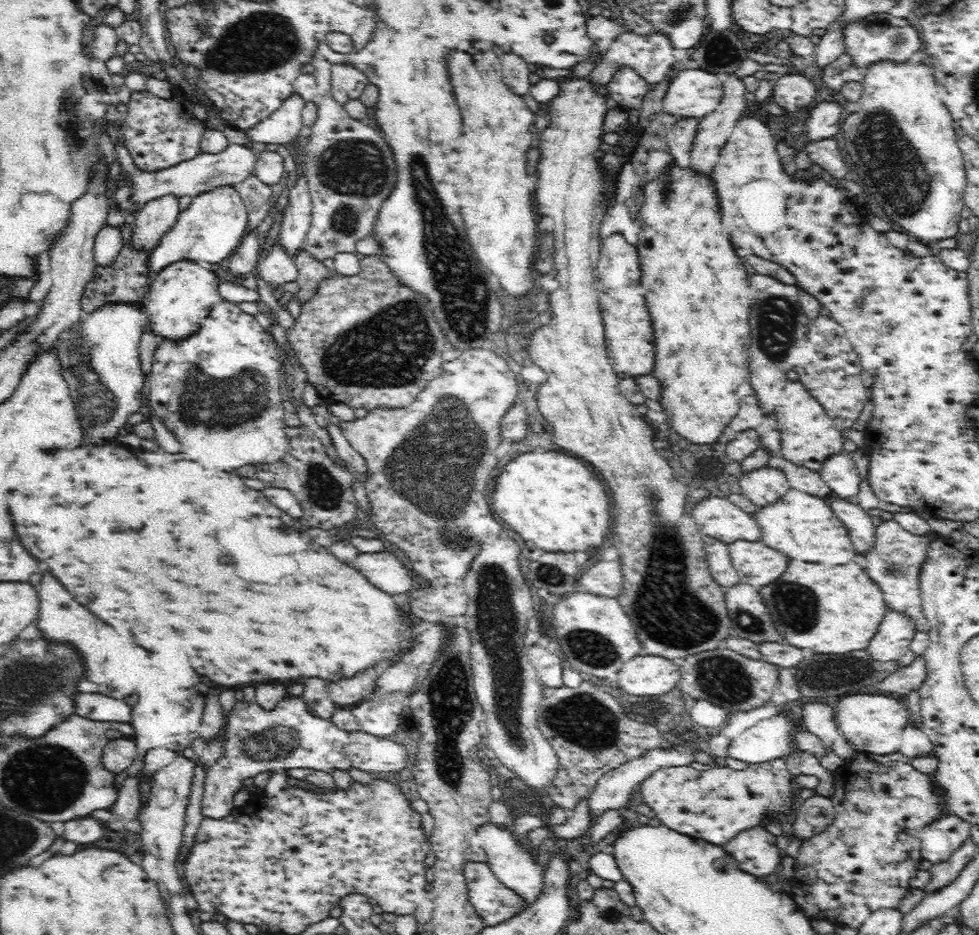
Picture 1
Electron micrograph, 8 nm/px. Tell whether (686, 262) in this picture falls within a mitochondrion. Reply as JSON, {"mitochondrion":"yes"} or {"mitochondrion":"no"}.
{"mitochondrion":"no"}

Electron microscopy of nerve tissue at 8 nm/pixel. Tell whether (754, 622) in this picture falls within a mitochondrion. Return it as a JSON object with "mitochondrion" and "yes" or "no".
{"mitochondrion":"yes"}

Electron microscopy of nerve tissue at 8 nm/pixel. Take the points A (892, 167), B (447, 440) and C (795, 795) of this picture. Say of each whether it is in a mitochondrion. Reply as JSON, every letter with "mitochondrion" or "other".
{"A":"mitochondrion","B":"mitochondrion","C":"other"}

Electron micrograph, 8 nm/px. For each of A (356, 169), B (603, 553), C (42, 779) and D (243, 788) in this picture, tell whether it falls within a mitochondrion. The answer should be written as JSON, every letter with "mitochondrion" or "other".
{"A":"mitochondrion","B":"other","C":"mitochondrion","D":"other"}

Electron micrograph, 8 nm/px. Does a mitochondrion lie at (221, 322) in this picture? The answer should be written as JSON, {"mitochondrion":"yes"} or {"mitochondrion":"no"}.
{"mitochondrion":"no"}

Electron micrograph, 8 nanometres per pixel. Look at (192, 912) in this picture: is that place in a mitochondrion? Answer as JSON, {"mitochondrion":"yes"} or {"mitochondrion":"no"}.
{"mitochondrion":"no"}

